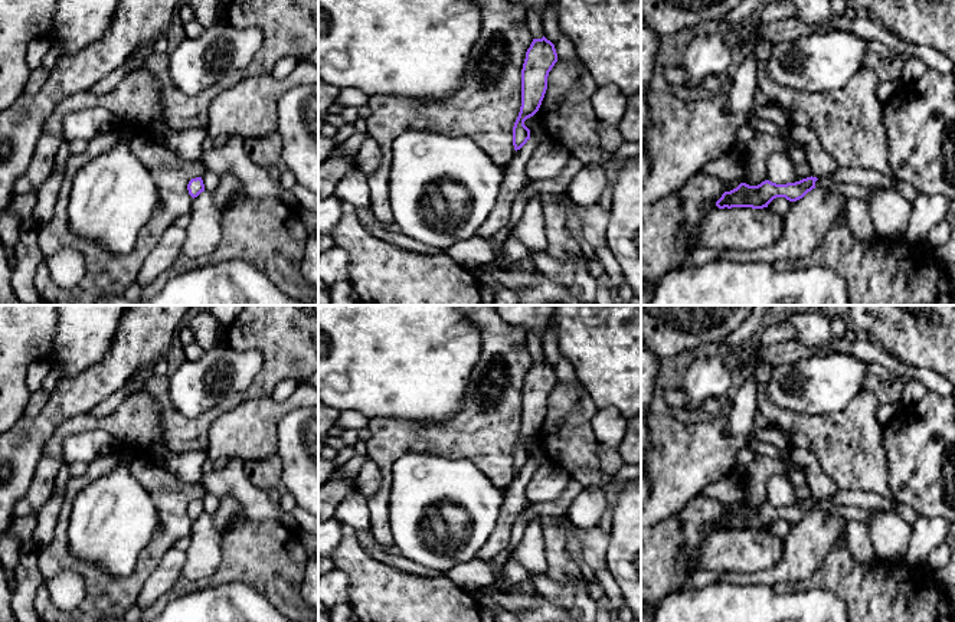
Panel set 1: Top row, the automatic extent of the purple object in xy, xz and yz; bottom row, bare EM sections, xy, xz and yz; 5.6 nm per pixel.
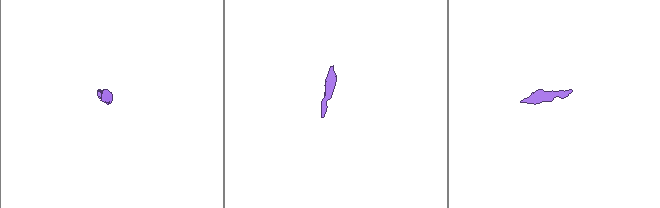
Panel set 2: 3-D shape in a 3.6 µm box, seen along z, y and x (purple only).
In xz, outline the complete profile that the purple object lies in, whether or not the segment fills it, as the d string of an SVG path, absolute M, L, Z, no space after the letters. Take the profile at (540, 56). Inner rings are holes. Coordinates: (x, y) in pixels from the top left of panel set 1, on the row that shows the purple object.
M544 36L533 39L521 69L521 107L513 127L513 145L516 151L530 140L530 130L524 125L524 121L539 111L547 89L549 72L556 62L555 45Z

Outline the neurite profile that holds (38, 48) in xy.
M36 37L29 42L27 50L26 50L26 63L32 72L39 69L50 46L52 46L52 42L49 40L49 37Z

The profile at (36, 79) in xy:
M36 69L30 73L27 82L26 82L26 89L24 92L36 91L42 88L48 78L48 73L43 69Z

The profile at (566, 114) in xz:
M579 58L572 62L557 60L547 76L547 89L534 120L544 128L549 140L572 151L575 147L601 147L598 118L591 104L598 85Z

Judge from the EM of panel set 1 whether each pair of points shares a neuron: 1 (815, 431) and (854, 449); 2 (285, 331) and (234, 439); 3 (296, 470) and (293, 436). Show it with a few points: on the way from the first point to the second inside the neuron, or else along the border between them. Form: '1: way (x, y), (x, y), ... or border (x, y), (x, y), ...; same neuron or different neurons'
1: way (826, 435), (844, 442); same neuron
2: border (270, 396), (249, 398), (222, 412); different neurons
3: way (297, 461), (297, 445); same neuron

